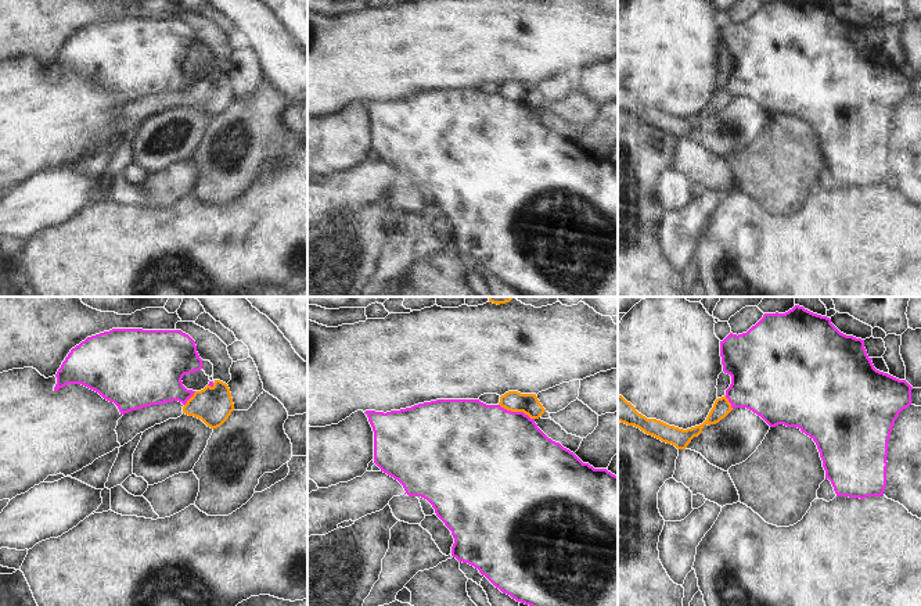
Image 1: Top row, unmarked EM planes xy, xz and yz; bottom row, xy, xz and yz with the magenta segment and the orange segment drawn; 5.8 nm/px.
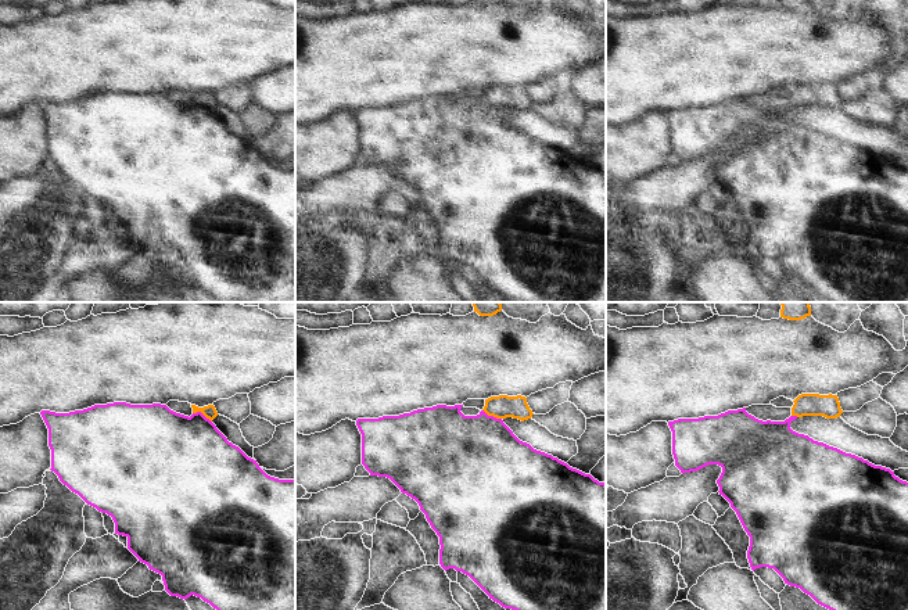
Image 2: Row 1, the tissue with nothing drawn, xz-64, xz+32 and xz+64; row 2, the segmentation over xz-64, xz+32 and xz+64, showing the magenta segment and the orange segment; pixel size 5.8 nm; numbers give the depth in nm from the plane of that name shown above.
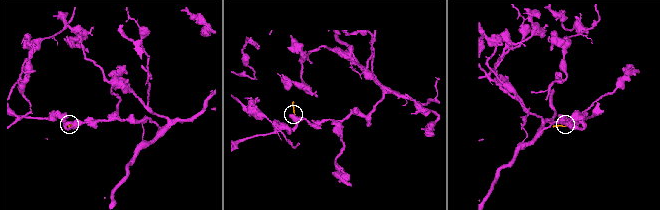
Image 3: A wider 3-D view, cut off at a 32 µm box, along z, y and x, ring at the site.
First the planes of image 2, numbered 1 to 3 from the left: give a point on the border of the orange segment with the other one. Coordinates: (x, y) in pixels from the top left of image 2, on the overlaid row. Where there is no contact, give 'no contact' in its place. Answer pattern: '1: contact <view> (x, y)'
1: contact xz-64 (201, 413)
2: contact xz+32 (492, 416)
3: contact xz+64 (795, 416)

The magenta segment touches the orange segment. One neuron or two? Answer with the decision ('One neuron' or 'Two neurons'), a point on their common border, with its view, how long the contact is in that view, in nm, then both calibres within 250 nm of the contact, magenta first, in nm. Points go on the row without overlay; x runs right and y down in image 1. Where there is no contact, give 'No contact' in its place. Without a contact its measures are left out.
Two neurons. Touches magenta at xz (517, 101). Shared border 220 nm. Thickness 500 nm (magenta) against 120 nm

